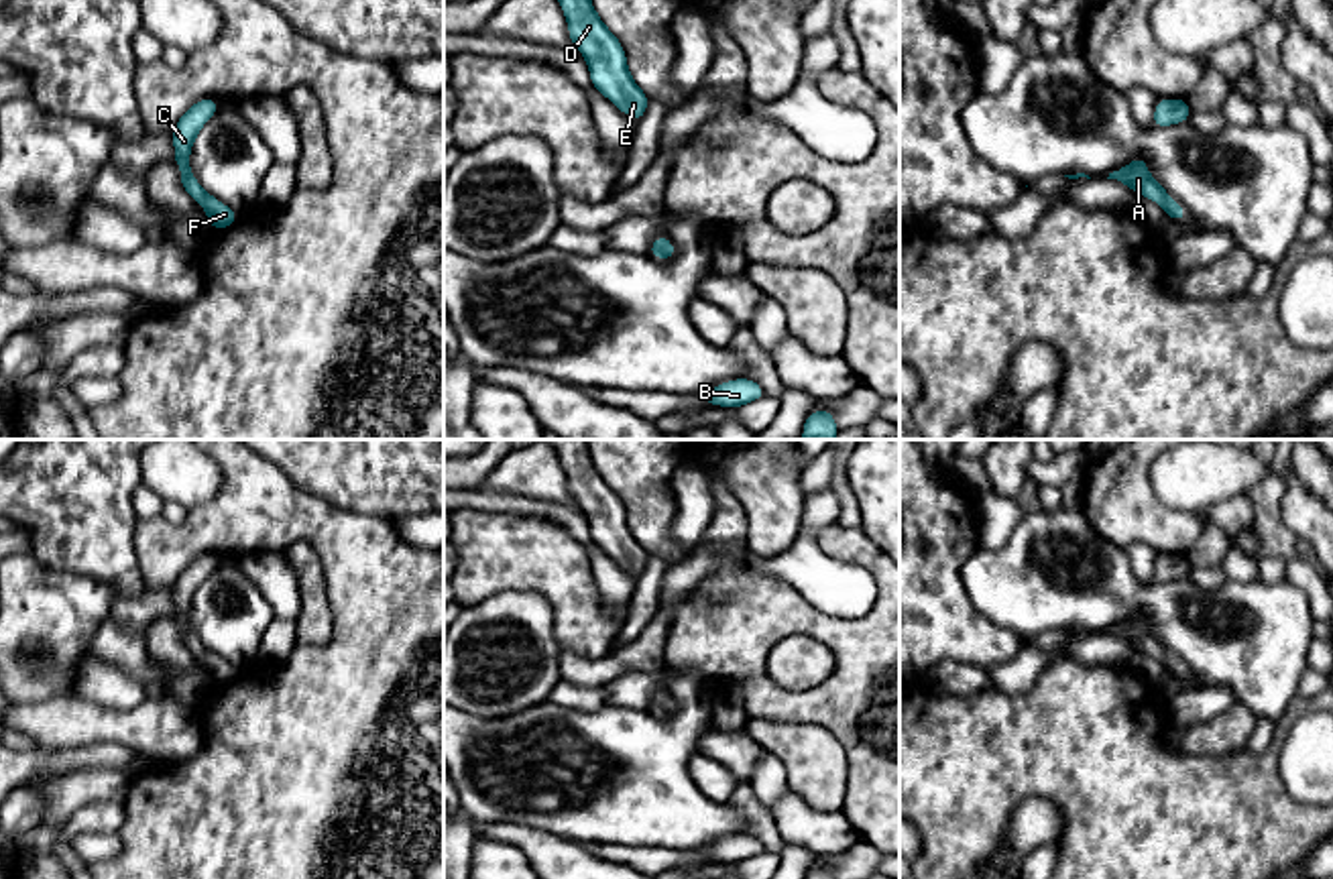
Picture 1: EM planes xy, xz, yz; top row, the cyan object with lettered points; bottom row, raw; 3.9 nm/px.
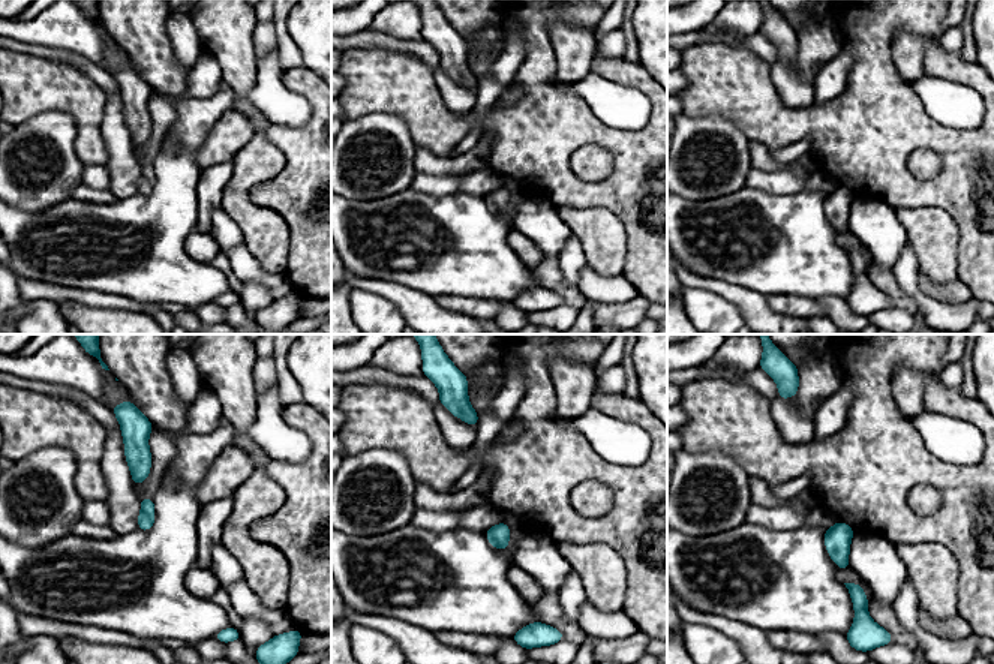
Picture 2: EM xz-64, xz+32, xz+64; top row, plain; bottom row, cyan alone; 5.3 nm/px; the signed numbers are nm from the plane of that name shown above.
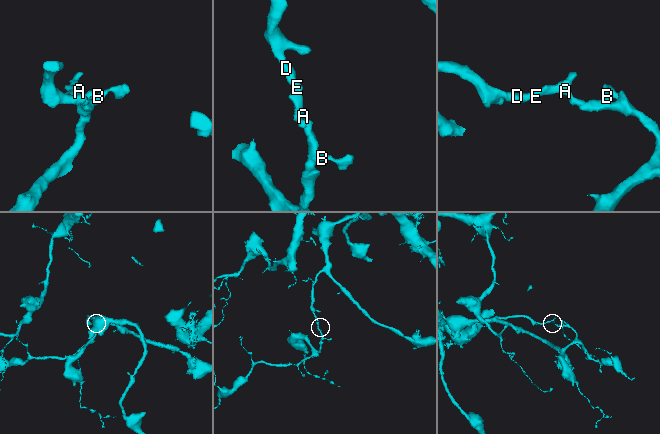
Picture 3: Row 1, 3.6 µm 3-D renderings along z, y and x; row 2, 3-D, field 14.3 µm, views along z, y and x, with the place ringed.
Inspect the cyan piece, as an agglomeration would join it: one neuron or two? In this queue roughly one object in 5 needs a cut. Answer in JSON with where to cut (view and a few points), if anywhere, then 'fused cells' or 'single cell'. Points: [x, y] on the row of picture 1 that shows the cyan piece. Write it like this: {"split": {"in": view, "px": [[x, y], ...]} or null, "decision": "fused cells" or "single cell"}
{"split": null, "decision": "single cell"}

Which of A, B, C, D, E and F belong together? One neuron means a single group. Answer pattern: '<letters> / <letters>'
A B C D E F

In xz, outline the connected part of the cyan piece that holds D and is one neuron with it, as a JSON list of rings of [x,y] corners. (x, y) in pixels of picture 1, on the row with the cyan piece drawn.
[[[560,0],[570,39],[584,55],[592,85],[639,124],[649,98],[633,81],[625,49],[598,18],[590,0]]]

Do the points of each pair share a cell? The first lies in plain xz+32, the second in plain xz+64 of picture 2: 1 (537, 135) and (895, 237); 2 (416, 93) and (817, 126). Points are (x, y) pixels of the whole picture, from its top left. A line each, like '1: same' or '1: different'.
1: different
2: same

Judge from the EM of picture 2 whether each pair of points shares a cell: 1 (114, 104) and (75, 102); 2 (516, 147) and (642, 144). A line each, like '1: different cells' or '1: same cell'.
1: different cells
2: same cell

